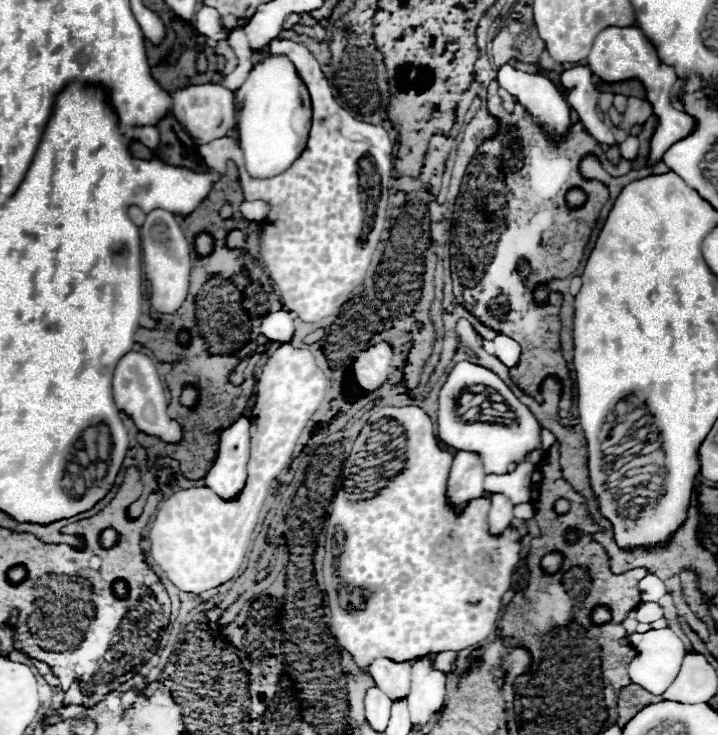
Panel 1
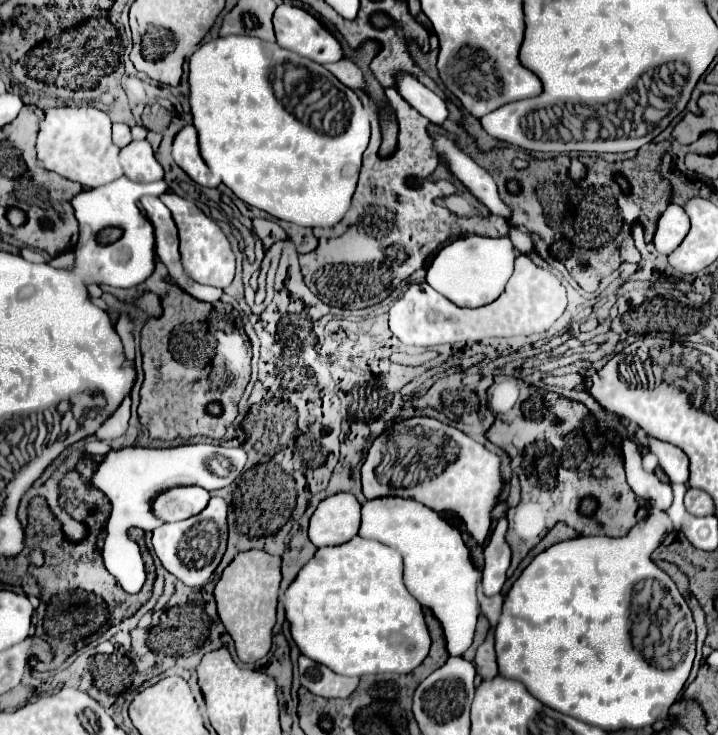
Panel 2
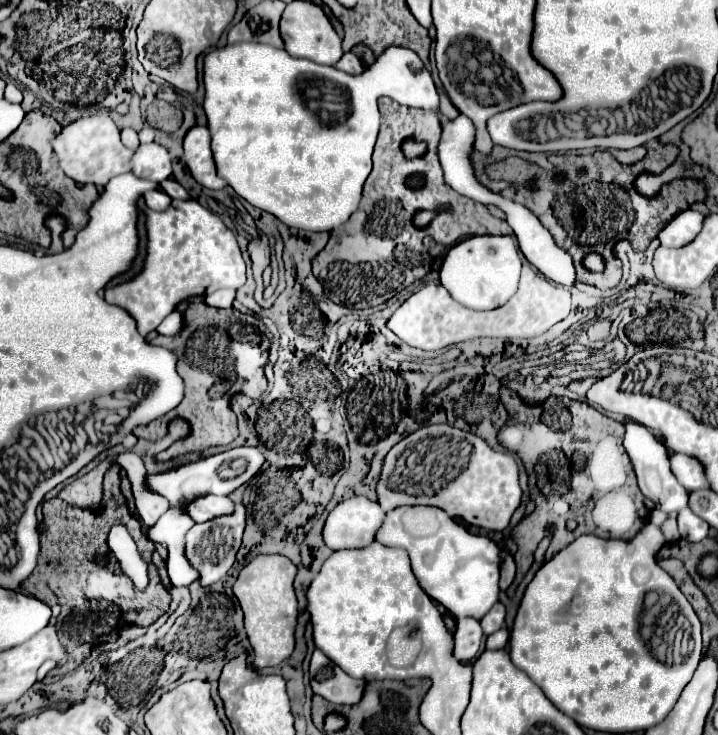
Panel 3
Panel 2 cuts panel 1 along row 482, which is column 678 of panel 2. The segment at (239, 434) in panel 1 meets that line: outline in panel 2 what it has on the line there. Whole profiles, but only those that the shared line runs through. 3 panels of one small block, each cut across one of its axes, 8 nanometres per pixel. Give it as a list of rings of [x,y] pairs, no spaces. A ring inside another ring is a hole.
[[[668,204],[658,218],[652,244],[660,254],[670,254],[684,240],[686,232],[688,232],[688,216],[684,216],[682,206]]]

